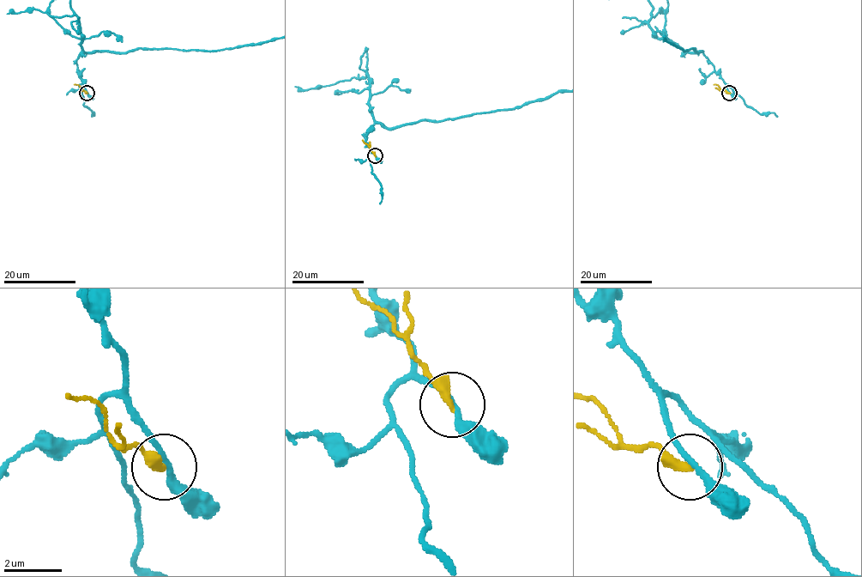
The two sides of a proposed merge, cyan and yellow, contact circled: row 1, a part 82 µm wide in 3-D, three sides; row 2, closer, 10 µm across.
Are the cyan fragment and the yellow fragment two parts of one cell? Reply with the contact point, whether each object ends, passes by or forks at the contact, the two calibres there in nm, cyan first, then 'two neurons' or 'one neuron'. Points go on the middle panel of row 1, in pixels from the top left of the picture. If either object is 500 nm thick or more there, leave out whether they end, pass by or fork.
(375, 155) | cyan passes by | yellow ends | 180/360 nm | two neurons

